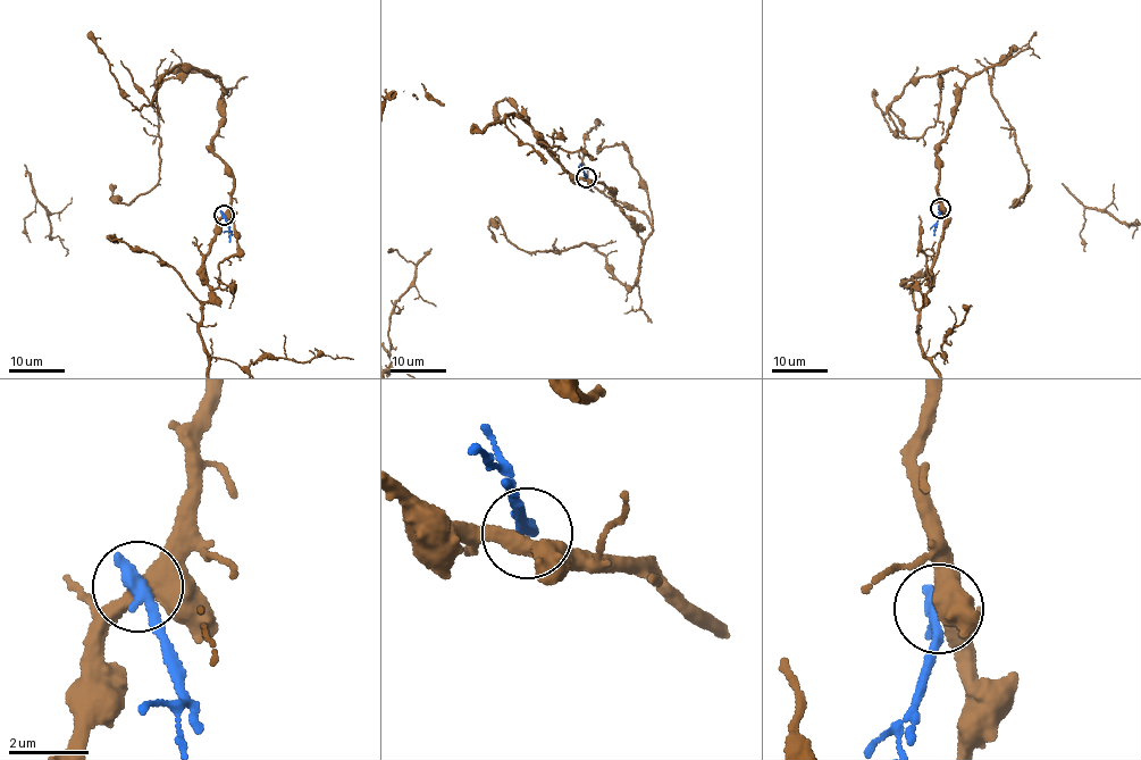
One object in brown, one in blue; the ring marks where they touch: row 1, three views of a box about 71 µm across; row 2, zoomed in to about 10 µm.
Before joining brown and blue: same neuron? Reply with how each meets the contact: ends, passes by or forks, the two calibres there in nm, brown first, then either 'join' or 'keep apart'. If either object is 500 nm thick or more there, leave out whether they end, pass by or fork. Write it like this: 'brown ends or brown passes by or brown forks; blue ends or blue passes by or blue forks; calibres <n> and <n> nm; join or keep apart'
brown passes by; blue ends; calibres 480 and 400 nm; keep apart

